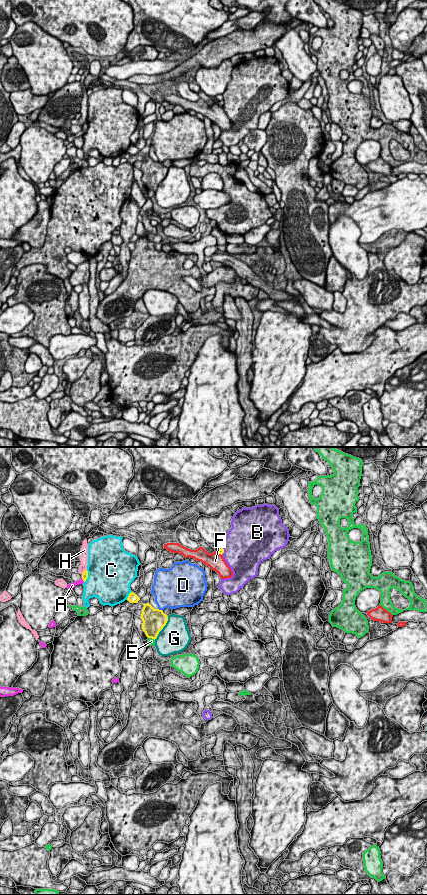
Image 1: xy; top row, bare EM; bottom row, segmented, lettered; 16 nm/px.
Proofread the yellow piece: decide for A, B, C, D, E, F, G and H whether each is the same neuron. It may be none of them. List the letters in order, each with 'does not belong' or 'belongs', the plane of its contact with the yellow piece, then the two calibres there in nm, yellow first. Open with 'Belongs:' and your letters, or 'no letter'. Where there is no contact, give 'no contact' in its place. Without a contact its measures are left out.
Belongs: no letter
A: does not belong; meets yellow in xy; 100 nm thick on the yellow side, 90 nm on the other
B: does not belong; meets yellow in xy; 100 nm thick on the yellow side, 480 nm on the other
C: does not belong; meets yellow in xy; 160 nm thick on the yellow side, 480 nm on the other
D: does not belong; meets yellow in xy; 360 nm thick on the yellow side, 380 nm on the other
E: does not belong; meets yellow in xy; 360 nm thick on the yellow side, 100 nm on the other
F: does not belong; meets yellow in xy; 100 nm thick on the yellow side, 280 nm on the other
G: does not belong; meets yellow in xy; 360 nm thick on the yellow side, 480 nm on the other
H: does not belong; meets yellow in xy; 100 nm thick on the yellow side, 130 nm on the other

